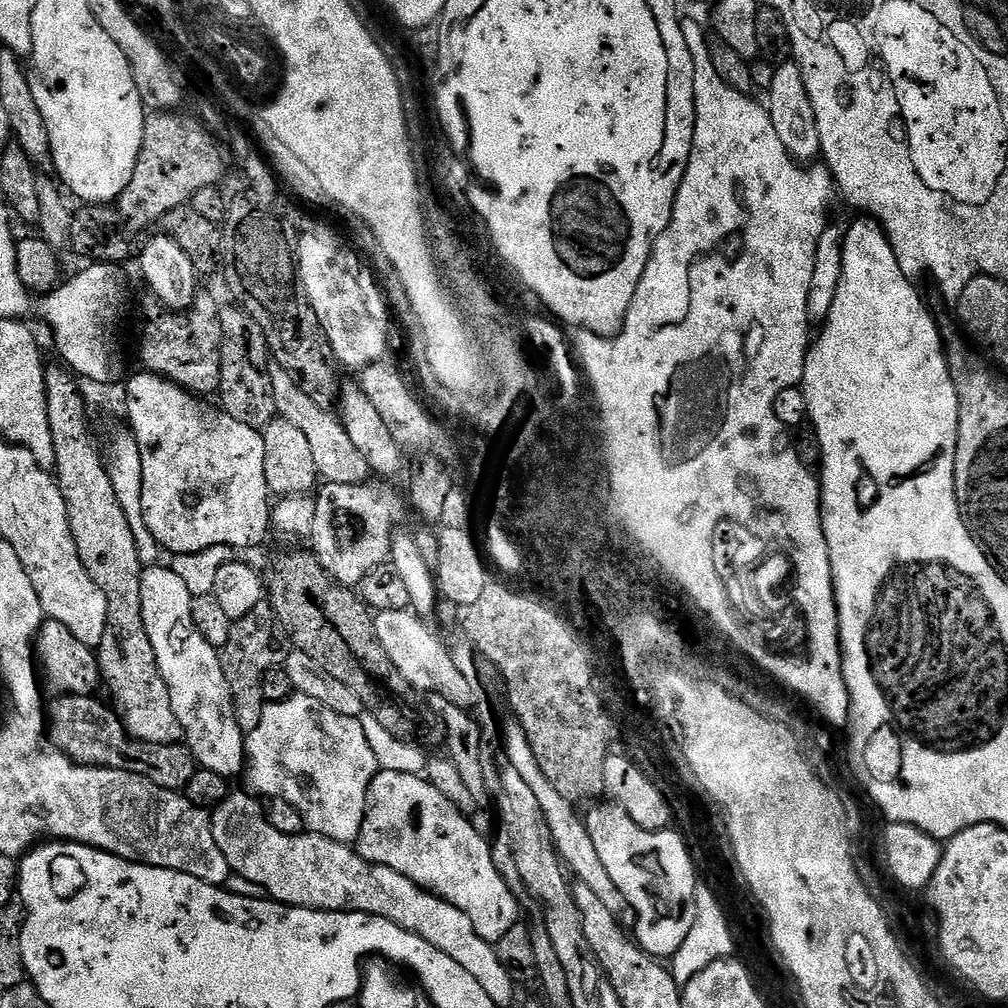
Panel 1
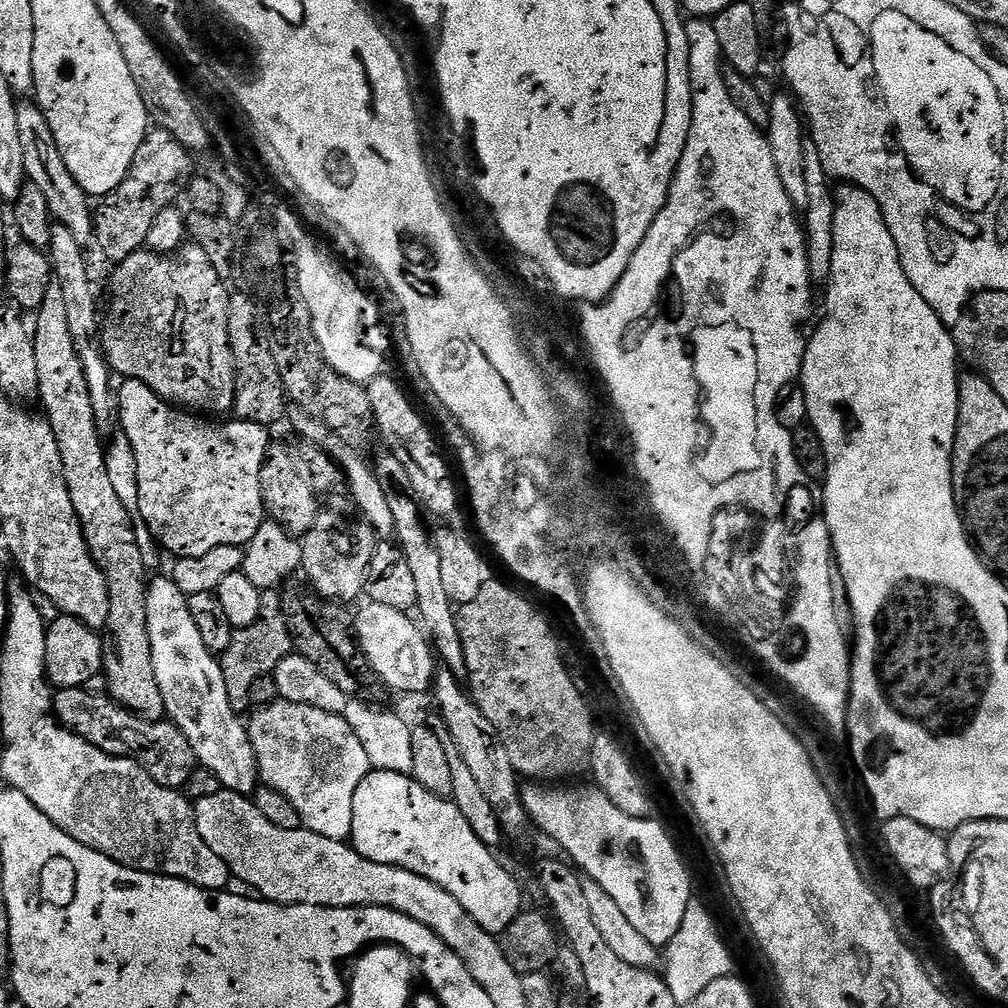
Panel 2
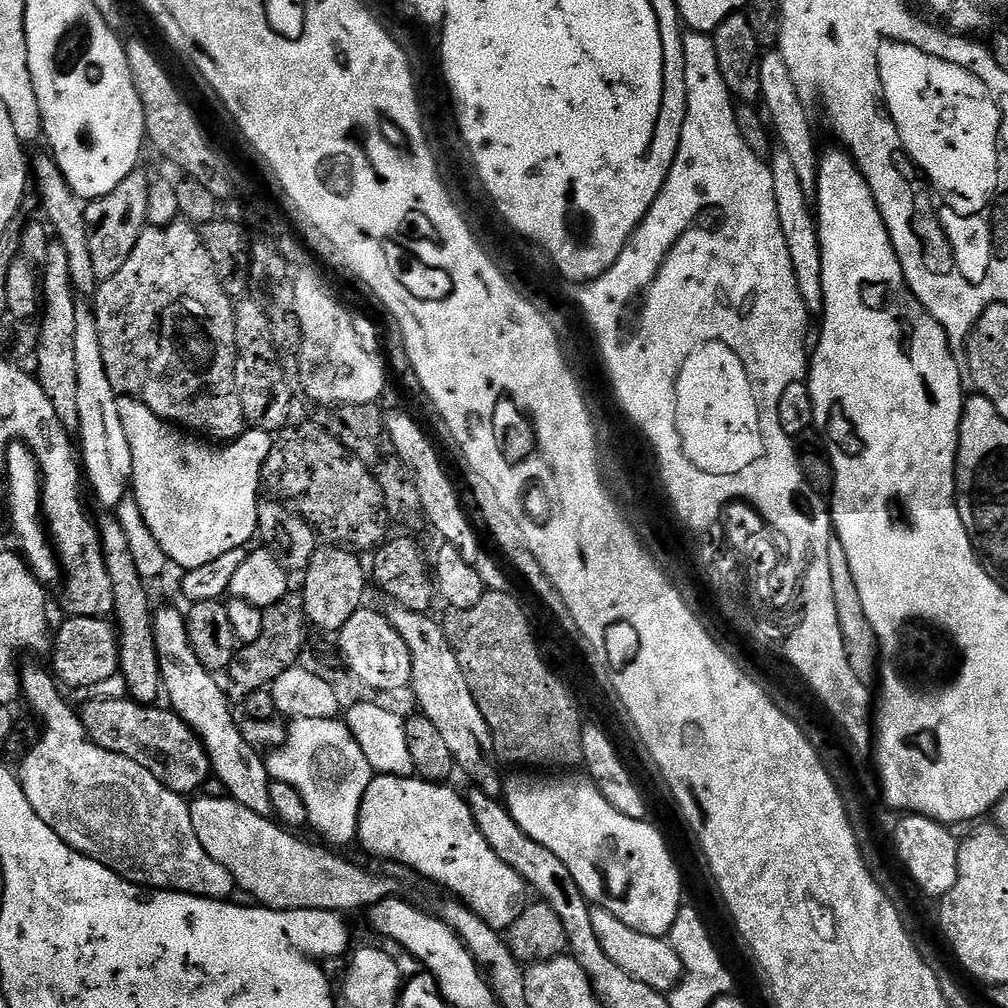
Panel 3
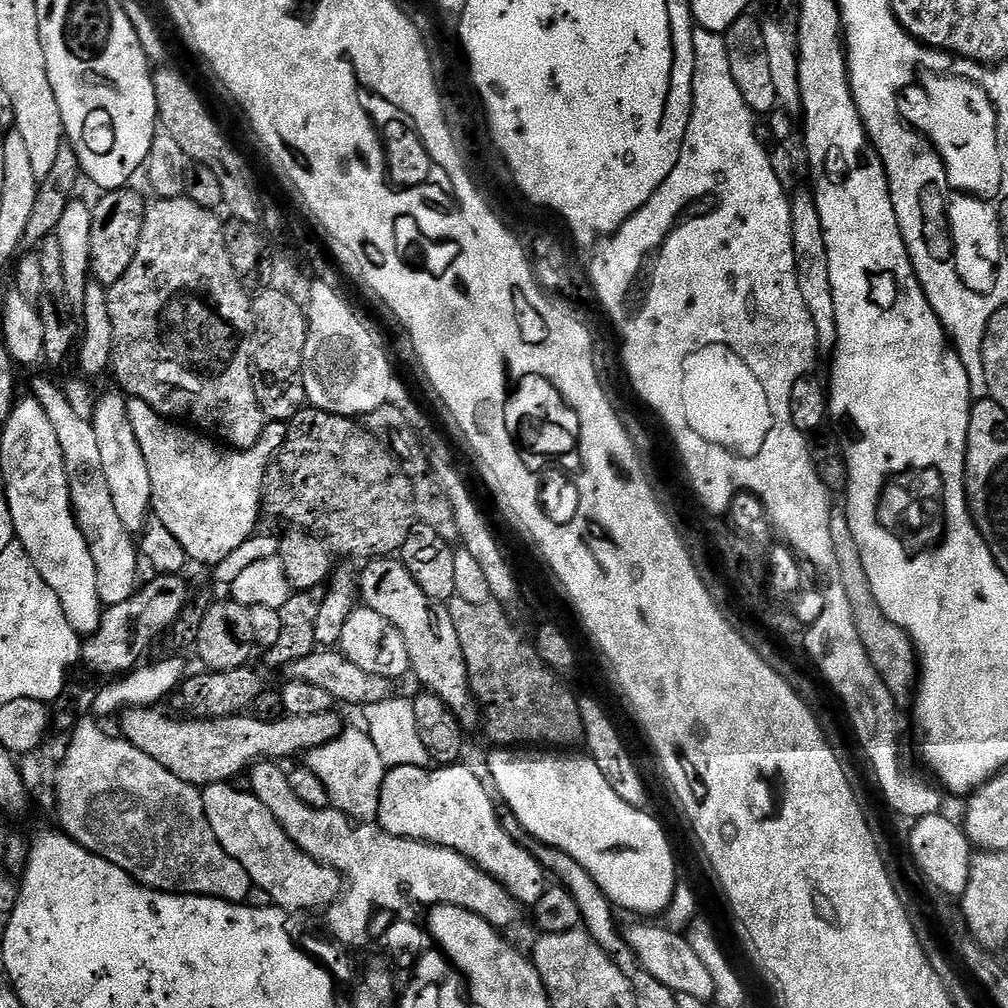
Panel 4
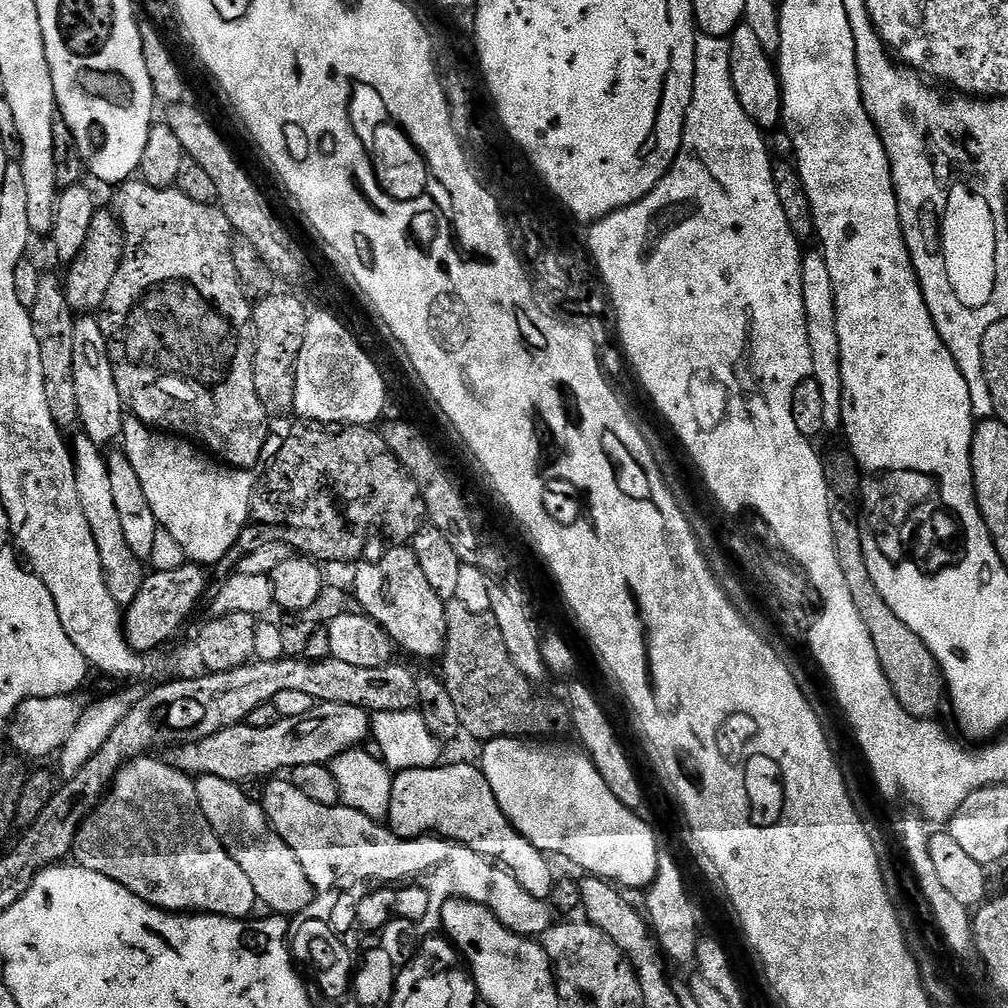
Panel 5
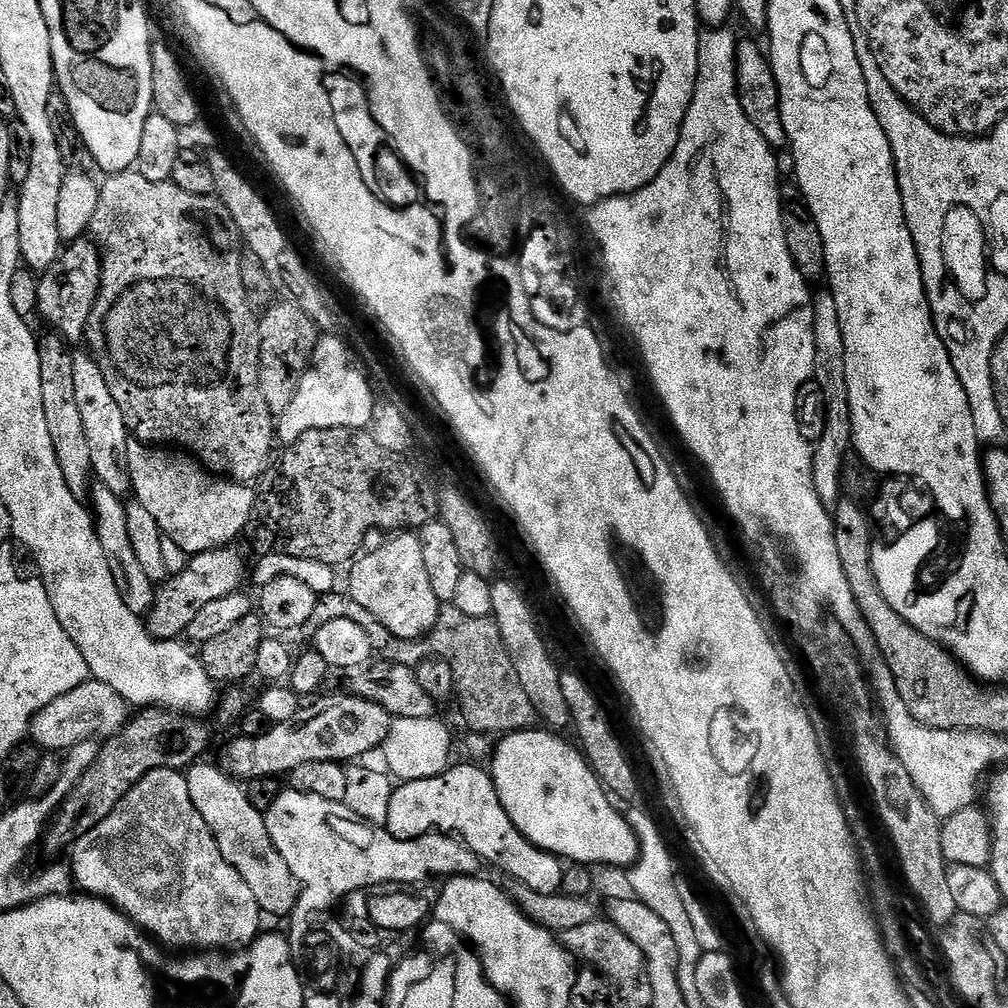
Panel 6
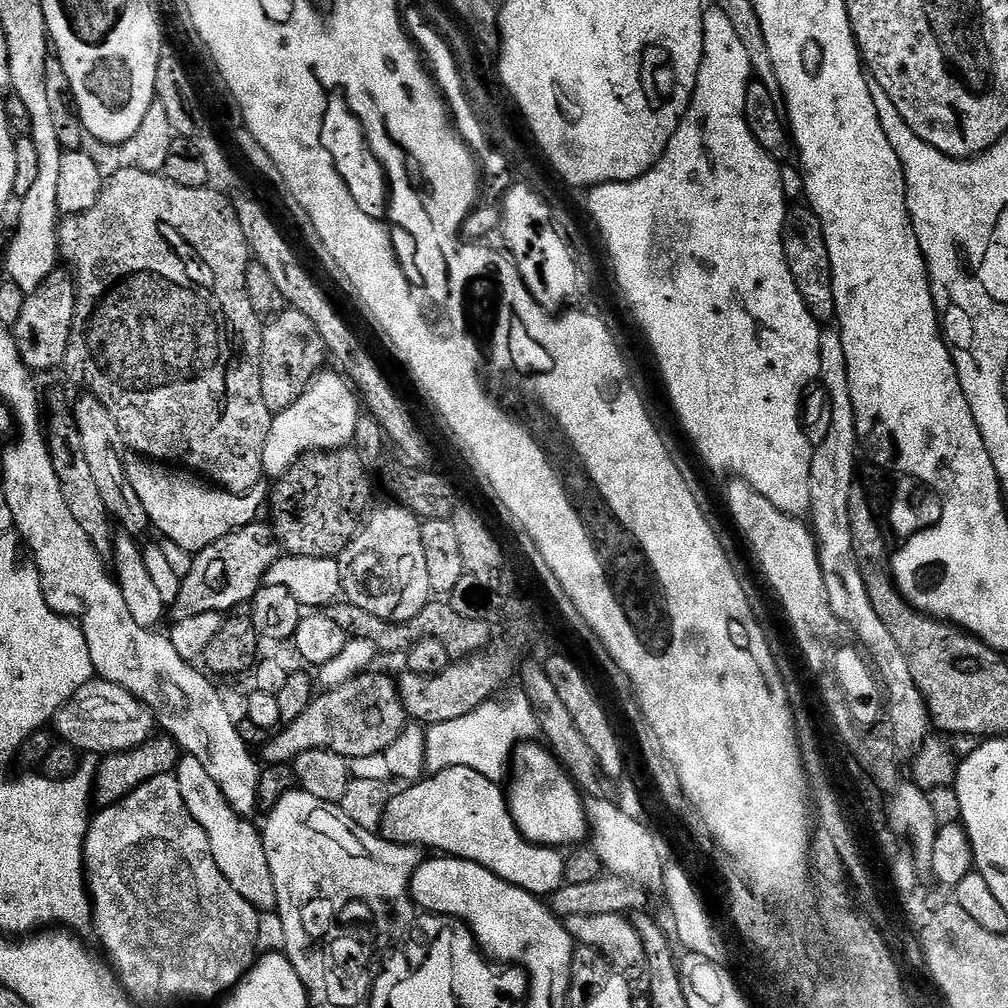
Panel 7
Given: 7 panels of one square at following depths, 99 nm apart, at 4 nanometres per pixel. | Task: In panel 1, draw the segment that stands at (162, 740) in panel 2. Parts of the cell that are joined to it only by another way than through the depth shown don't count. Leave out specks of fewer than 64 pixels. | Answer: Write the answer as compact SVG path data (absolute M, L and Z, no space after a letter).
M95 695L90 696L64 696L56 698L50 704L50 740L60 751L72 757L77 764L89 764L91 768L121 768L127 772L133 772L144 776L147 780L153 780L158 787L171 792L180 792L187 789L190 778L198 770L196 760L192 752L183 743L178 744L144 744L141 740L133 740L128 731L122 726L115 711L107 703L96 700Z

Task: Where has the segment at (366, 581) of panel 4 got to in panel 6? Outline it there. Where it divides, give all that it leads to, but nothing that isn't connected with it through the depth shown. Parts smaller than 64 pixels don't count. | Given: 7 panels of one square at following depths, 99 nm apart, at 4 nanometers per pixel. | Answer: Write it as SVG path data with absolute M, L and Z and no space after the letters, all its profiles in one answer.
M405 530L391 538L393 540L378 545L373 552L365 551L359 558L352 560L350 564L352 573L348 576L347 591L354 598L354 602L358 602L358 606L362 606L362 610L374 614L374 618L378 618L378 622L382 622L382 626L386 626L386 630L390 630L390 634L407 640L419 640L426 636L436 624L442 602L436 597L434 590L430 590L430 577L426 575L426 562L422 562L419 535Z

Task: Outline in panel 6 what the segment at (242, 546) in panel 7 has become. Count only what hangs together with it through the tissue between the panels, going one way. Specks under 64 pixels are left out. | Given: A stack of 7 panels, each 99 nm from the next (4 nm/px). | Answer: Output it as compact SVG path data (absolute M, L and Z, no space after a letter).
M236 546L195 553L189 559L188 566L163 581L162 587L157 591L156 601L152 603L152 608L146 614L148 633L156 640L175 640L183 637L187 633L190 622L194 622L198 610L202 610L206 602L241 591L240 583L243 580L246 580L244 556Z

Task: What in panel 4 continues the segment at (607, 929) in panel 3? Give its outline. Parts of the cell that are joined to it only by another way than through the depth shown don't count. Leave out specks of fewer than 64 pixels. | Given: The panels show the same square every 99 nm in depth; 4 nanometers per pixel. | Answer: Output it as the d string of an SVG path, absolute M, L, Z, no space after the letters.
M656 922L636 923L640 924L625 927L623 934L630 950L634 950L638 962L651 976L658 978L658 982L662 982L662 986L666 986L677 996L688 996L692 1002L715 1001L714 978L710 978L710 970L706 970L702 958L698 958L698 954L694 954L694 946L690 946L687 935L681 934L679 931L672 931L667 926L659 928Z

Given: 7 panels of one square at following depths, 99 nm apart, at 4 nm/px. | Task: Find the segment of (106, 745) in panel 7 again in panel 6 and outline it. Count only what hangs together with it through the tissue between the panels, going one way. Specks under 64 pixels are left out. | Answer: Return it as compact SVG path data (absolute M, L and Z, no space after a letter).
M90 678L82 686L70 690L70 694L62 694L62 698L54 698L54 702L50 702L32 717L30 740L41 750L64 754L67 748L76 748L79 744L94 739L95 736L107 738L115 732L120 732L129 719L128 703L101 680Z

